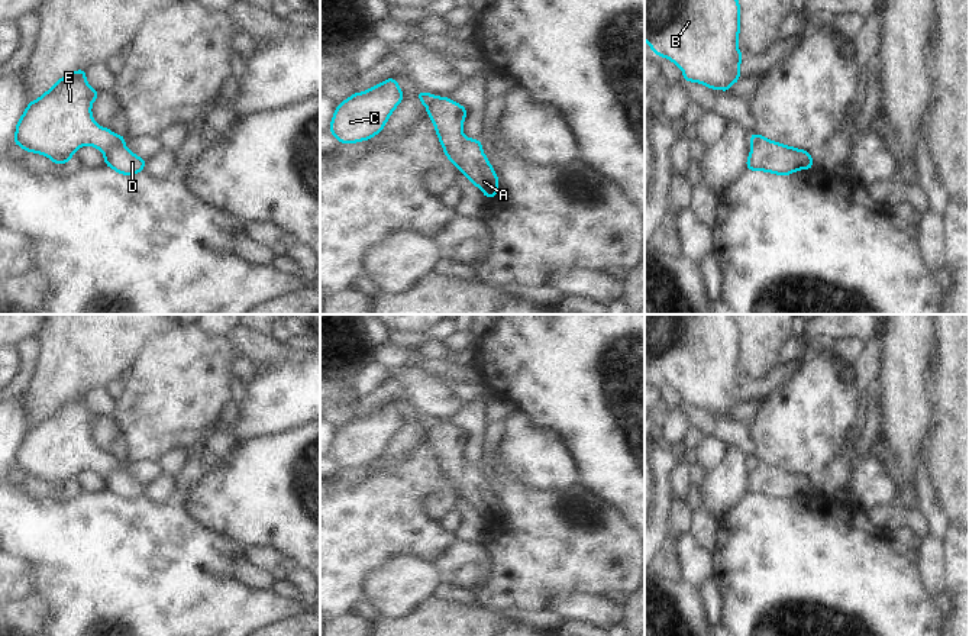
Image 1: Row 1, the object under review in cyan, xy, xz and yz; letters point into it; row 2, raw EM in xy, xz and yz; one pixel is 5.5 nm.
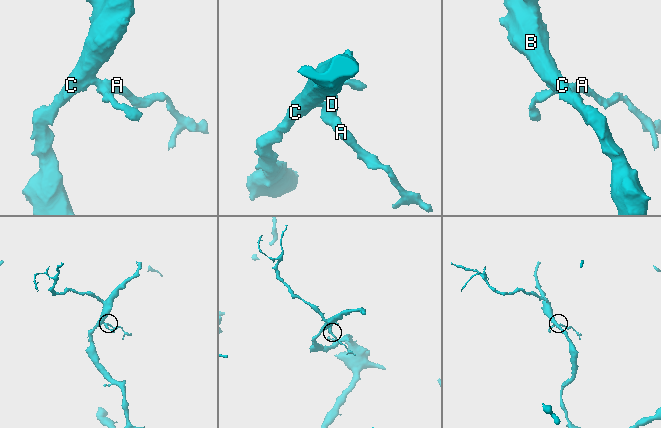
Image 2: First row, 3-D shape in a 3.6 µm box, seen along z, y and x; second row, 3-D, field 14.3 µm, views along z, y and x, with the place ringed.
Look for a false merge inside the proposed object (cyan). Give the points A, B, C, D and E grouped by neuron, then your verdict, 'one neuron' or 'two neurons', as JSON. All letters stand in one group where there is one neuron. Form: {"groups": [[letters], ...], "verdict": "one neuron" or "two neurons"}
{"groups": [["A", "D"], ["B", "C", "E"]], "verdict": "two neurons"}

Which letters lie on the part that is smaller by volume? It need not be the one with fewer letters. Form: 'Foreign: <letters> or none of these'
Foreign: A, D

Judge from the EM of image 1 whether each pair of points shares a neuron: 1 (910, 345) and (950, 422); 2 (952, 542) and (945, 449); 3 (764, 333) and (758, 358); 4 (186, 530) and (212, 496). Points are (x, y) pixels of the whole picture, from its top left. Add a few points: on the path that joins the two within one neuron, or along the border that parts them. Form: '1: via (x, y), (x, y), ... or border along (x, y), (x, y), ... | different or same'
1: border along (934, 344), (926, 378), (926, 393), (932, 410) | different
2: border along (950, 522), (953, 523) | different
3: via (761, 339), (759, 352) | same
4: border along (190, 487), (184, 501), (186, 510), (223, 538) | different

